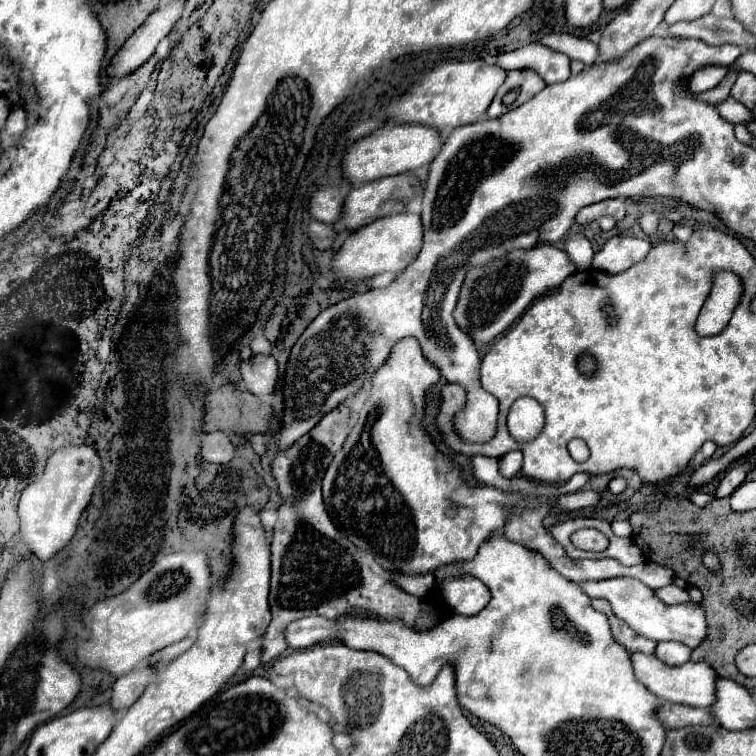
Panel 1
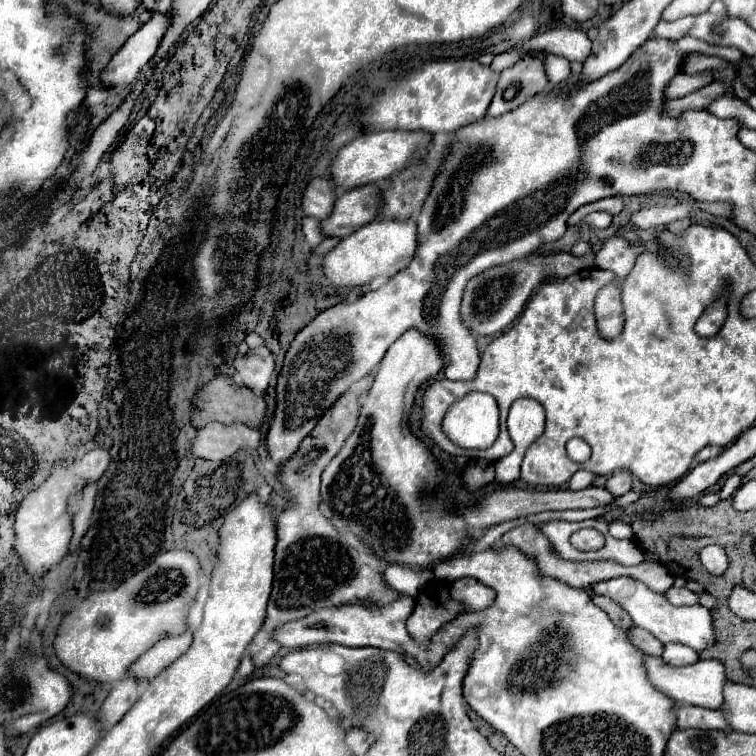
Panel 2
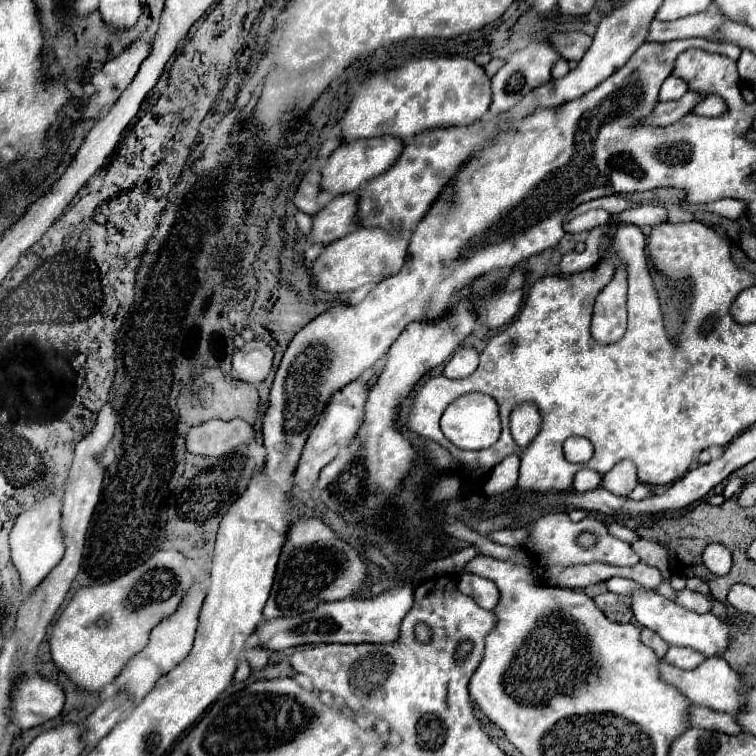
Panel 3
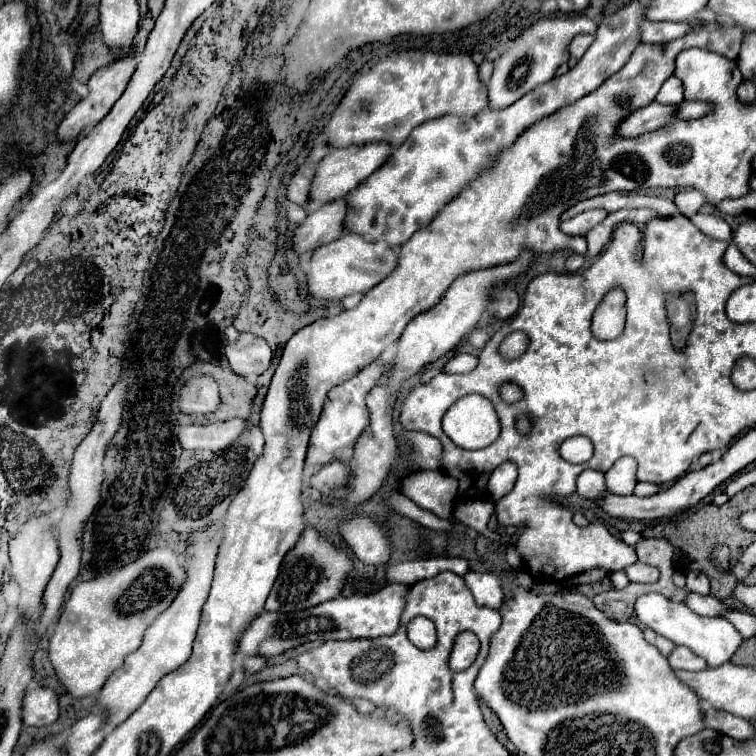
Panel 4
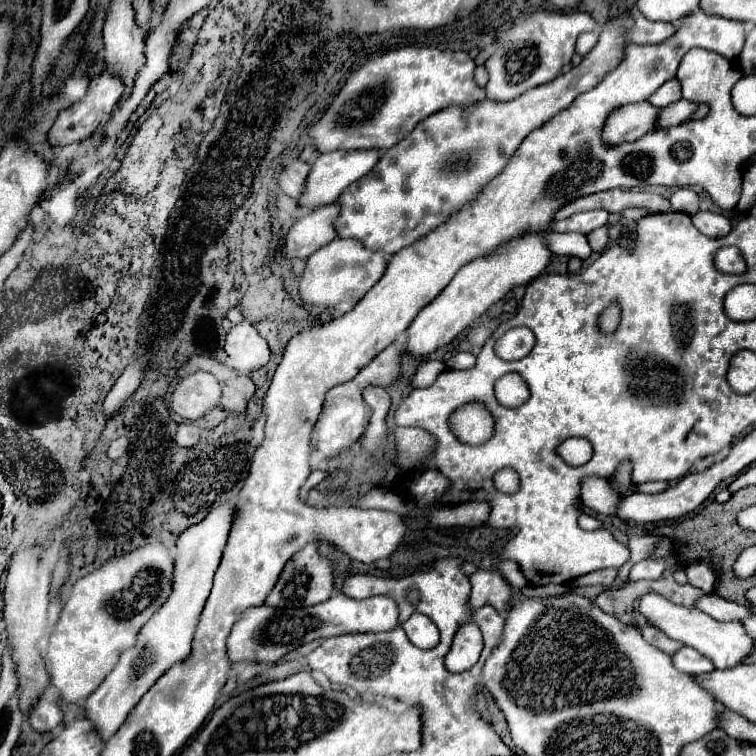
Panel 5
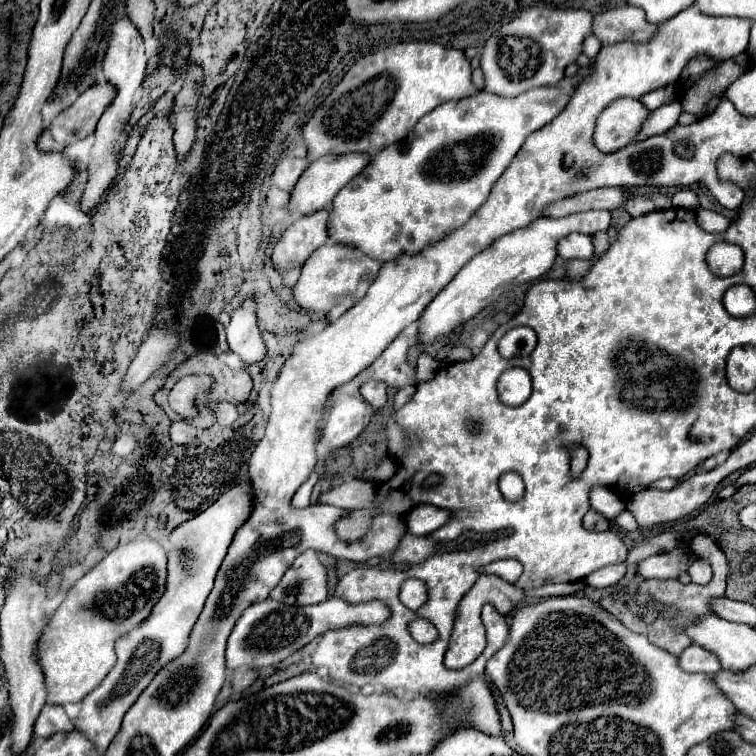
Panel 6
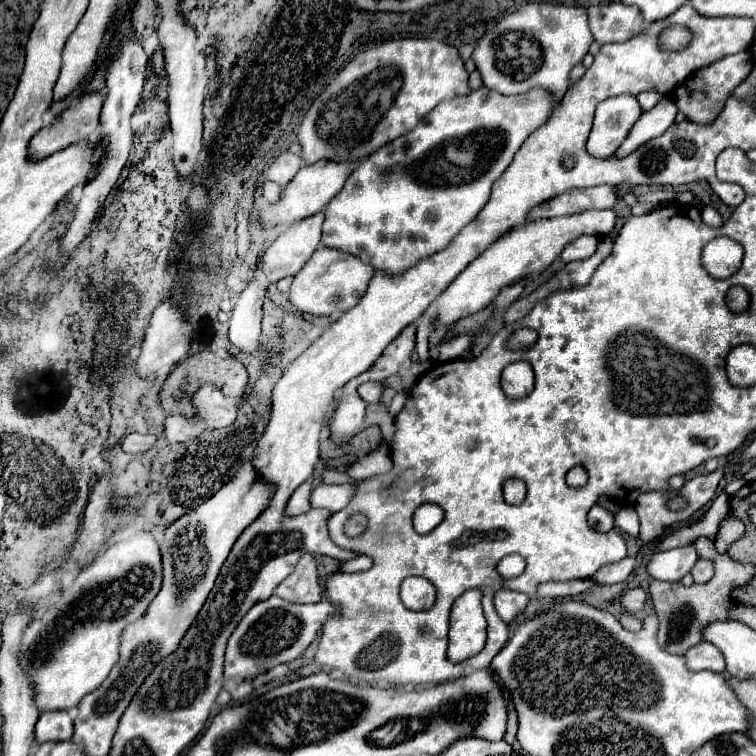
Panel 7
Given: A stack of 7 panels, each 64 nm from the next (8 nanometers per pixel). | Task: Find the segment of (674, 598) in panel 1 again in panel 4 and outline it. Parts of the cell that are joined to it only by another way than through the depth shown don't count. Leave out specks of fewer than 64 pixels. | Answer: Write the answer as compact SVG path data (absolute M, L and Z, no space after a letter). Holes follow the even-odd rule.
M692 592L686 598L686 606L692 608L700 616L724 616L726 612L730 612L730 608L722 600L716 600L712 594L702 596L702 594Z

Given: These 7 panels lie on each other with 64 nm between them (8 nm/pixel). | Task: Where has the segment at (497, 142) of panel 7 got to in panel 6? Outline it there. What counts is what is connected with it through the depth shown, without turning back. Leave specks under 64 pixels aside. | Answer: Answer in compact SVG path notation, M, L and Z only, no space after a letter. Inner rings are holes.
M592 66L582 68L578 76L564 78L560 84L556 84L556 88L540 86L514 98L502 98L480 90L470 98L448 100L448 104L440 104L440 108L434 108L428 116L424 116L424 120L420 120L414 132L410 132L404 140L384 148L374 158L370 158L368 168L364 168L360 176L352 178L342 188L342 192L336 194L326 224L330 240L334 244L354 246L374 260L392 262L402 254L418 254L426 246L432 246L448 236L448 232L464 226L470 216L486 202L492 184L508 168L524 140L564 110L568 96L580 84L580 80L588 76L590 70Z

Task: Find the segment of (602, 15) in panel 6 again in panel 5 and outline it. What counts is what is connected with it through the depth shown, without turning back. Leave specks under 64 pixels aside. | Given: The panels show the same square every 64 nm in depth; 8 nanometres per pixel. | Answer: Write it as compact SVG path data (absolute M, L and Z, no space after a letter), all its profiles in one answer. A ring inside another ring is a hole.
M630 8L626 14L634 20L632 28L628 28L628 32L626 32L628 42L634 42L634 44L658 44L658 42L666 40L668 36L672 36L676 32L676 28L672 24L646 20L644 14L640 10L636 10L636 8Z

